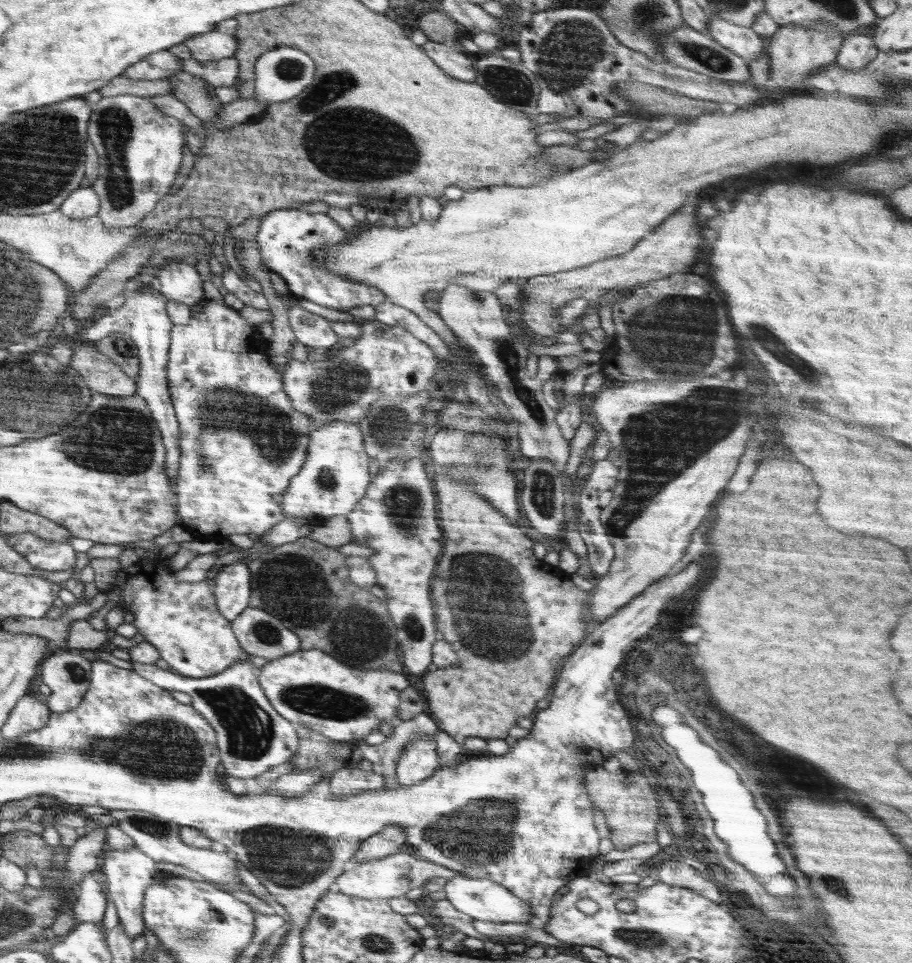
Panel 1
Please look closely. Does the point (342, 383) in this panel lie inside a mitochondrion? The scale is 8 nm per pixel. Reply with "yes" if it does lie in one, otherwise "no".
yes

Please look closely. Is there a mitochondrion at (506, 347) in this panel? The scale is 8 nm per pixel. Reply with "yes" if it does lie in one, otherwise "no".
yes

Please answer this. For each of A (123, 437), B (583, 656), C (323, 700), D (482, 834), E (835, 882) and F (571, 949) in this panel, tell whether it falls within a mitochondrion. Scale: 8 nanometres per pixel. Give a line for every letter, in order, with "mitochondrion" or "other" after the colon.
A: mitochondrion
B: other
C: mitochondrion
D: mitochondrion
E: mitochondrion
F: other

